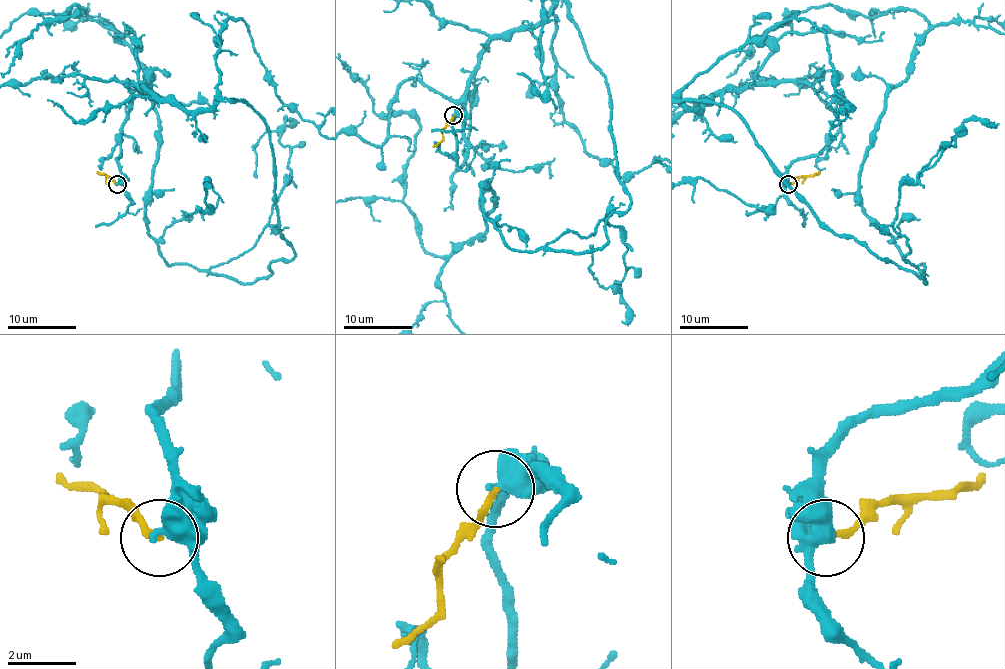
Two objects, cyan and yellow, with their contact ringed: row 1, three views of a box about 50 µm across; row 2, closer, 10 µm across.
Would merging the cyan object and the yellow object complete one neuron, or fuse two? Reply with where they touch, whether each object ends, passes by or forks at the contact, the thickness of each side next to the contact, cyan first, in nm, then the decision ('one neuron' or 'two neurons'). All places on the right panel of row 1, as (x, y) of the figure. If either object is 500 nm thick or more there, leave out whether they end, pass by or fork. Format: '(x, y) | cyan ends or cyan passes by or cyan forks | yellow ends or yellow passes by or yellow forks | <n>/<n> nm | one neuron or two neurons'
(788, 184) | 500/200 nm | two neurons

